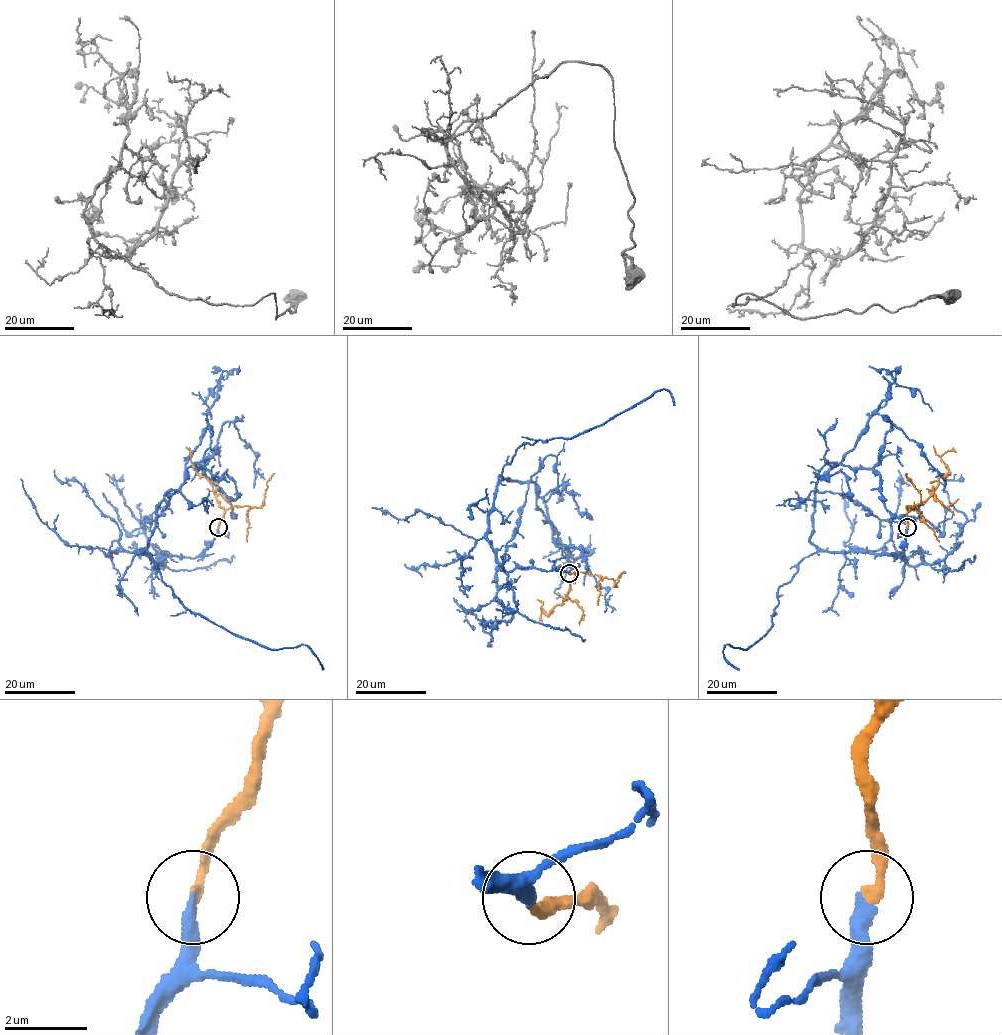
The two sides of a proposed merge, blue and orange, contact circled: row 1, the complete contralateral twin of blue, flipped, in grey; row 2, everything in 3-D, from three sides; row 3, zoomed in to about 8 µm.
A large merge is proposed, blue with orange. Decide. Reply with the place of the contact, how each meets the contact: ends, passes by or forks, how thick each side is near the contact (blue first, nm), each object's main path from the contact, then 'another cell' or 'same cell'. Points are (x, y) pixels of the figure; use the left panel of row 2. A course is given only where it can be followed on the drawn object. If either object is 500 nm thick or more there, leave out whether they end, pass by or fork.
(218, 527) | blue ends | orange ends | 300/220 nm | blue via (218, 527), (194, 557), (136, 554), (156, 506), (194, 463), (207, 462), (226, 422), (256, 456), (253, 487) | orange via (218, 527), (224, 510), (212, 486), (196, 471), (191, 452) | same cell

